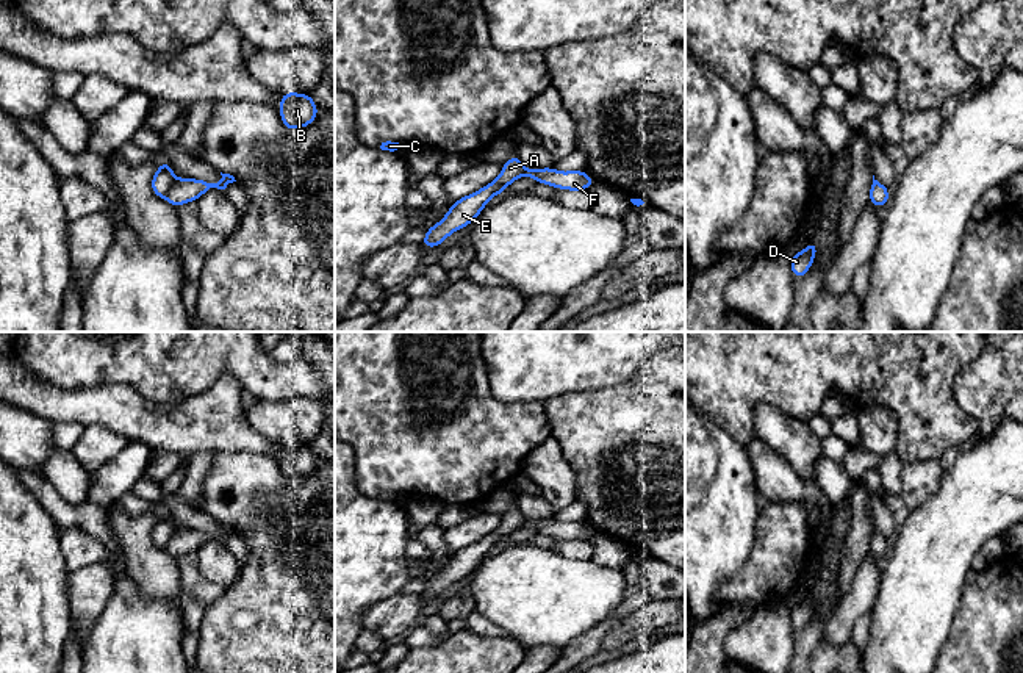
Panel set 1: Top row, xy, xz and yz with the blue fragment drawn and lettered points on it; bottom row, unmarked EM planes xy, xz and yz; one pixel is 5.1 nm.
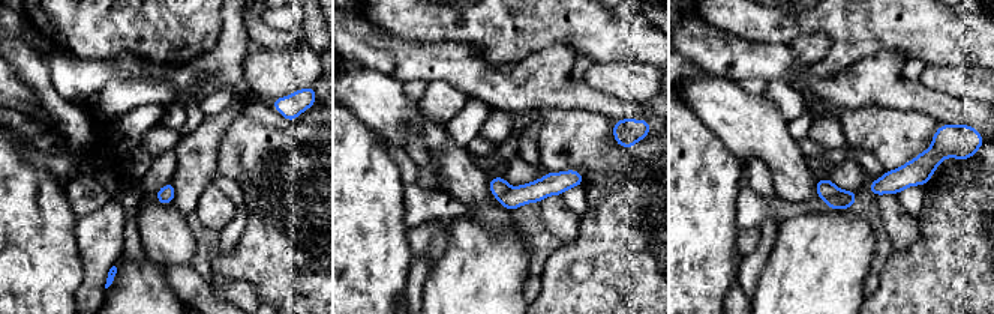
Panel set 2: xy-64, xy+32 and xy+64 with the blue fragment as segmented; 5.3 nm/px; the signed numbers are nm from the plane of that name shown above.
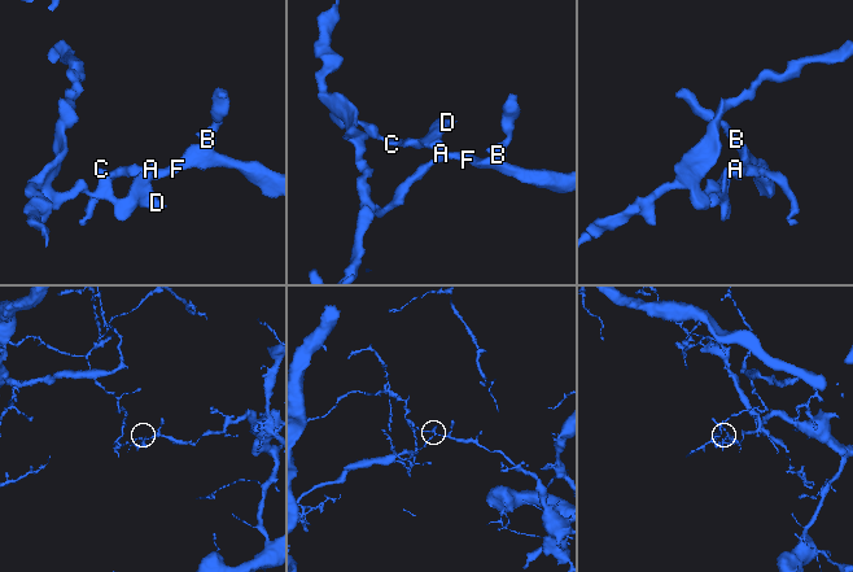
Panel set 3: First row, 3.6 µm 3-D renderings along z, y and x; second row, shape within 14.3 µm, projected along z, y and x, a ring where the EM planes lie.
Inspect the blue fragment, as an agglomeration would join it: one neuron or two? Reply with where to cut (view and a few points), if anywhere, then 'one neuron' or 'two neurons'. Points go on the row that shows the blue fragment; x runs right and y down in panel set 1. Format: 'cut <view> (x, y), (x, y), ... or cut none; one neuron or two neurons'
cut xy (175, 180), (161, 197); two neurons

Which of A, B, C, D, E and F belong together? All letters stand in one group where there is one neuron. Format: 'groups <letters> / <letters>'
groups A C D E / B F

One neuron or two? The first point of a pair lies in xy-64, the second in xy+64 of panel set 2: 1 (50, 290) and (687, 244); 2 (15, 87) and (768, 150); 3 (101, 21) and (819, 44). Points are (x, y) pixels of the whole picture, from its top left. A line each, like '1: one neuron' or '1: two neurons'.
1: one neuron
2: one neuron
3: two neurons

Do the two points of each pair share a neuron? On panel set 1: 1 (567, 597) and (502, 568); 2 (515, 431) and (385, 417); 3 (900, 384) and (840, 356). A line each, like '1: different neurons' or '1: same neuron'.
1: same neuron
2: same neuron
3: same neuron

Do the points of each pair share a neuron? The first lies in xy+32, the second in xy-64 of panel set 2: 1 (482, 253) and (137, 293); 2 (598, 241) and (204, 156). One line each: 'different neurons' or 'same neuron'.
1: same neuron
2: different neurons

